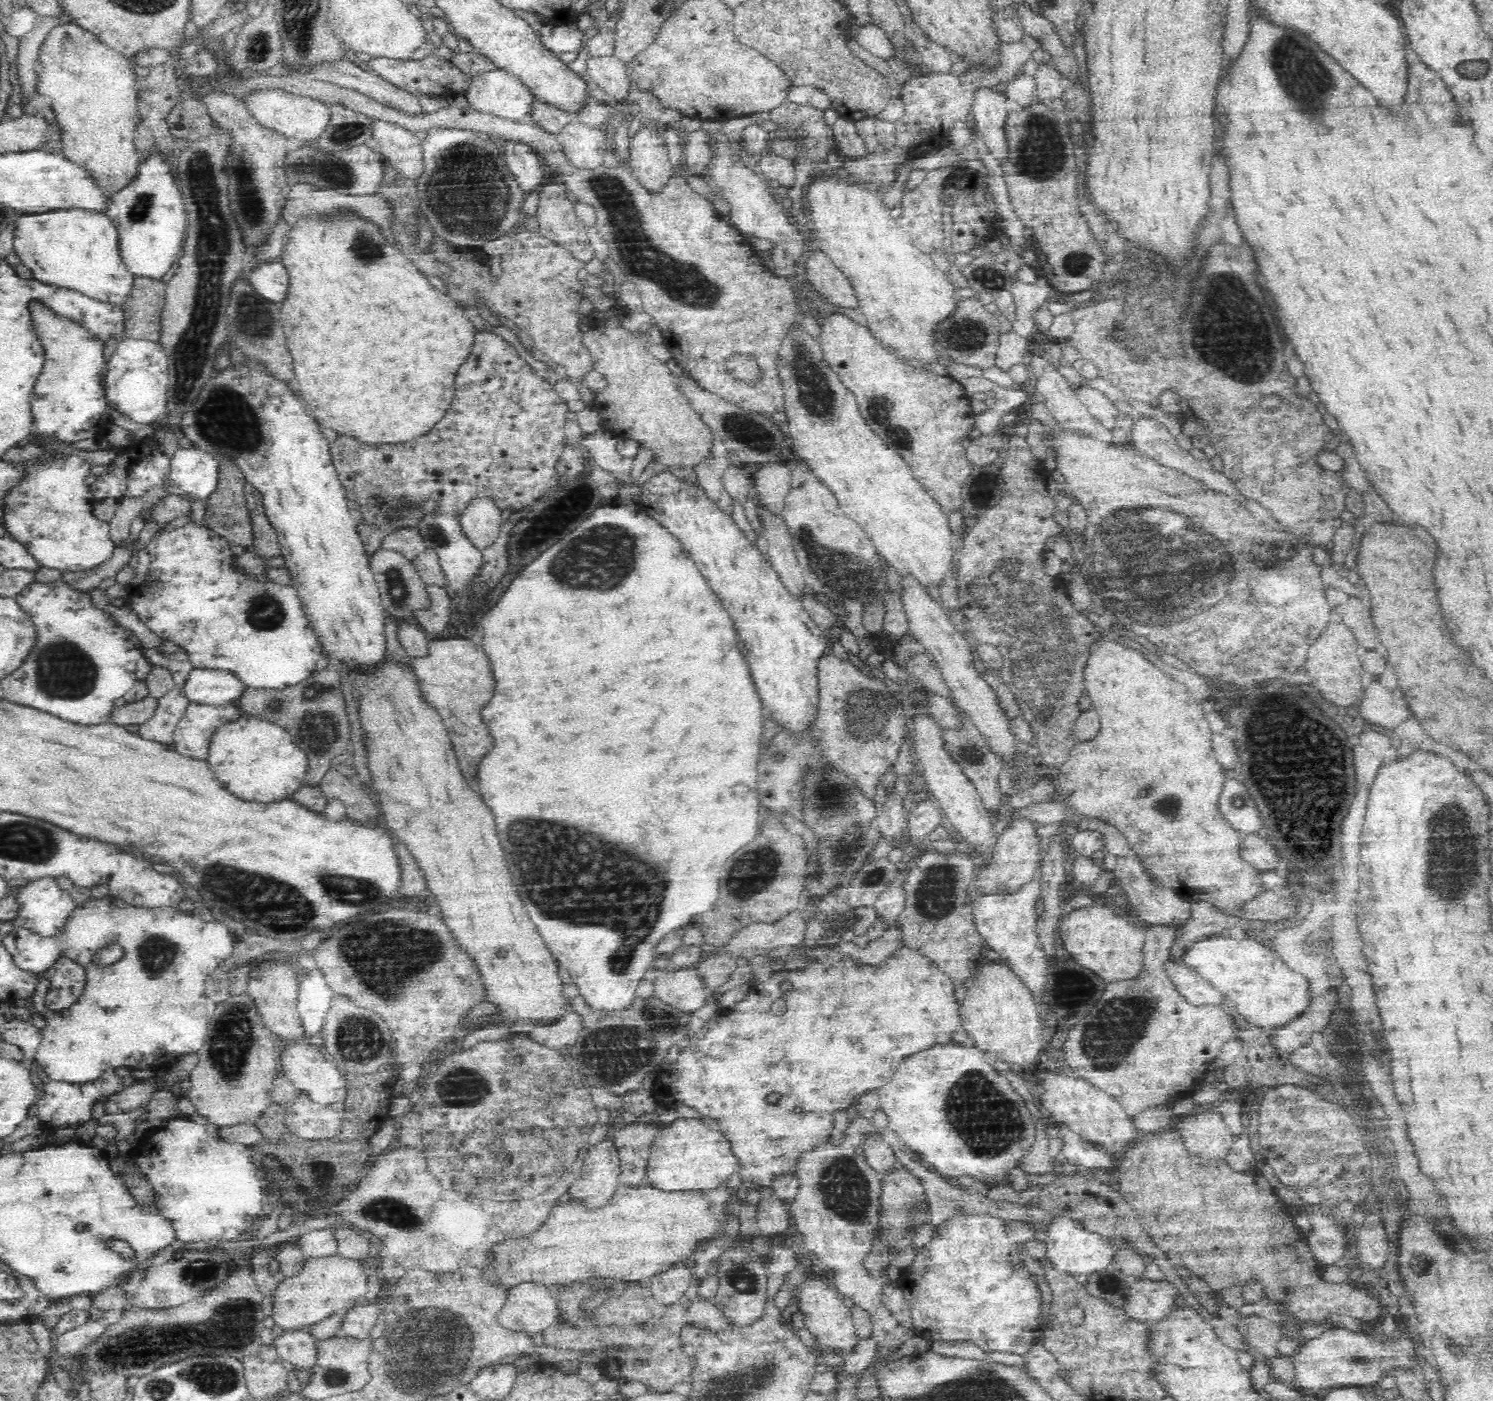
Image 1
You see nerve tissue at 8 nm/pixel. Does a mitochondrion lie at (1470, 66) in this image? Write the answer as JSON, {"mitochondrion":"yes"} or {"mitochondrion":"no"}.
{"mitochondrion":"yes"}

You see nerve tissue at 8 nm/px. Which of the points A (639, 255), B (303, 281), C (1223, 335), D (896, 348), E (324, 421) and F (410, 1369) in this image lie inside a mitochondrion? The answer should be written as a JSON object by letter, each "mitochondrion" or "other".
{"A":"mitochondrion","B":"other","C":"mitochondrion","D":"other","E":"other","F":"mitochondrion"}

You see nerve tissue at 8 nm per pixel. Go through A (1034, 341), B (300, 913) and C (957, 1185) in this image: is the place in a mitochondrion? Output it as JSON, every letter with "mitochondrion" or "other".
{"A":"other","B":"mitochondrion","C":"other"}

